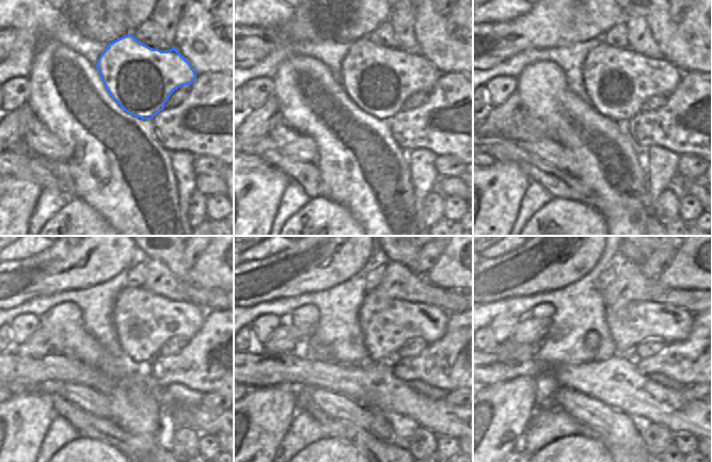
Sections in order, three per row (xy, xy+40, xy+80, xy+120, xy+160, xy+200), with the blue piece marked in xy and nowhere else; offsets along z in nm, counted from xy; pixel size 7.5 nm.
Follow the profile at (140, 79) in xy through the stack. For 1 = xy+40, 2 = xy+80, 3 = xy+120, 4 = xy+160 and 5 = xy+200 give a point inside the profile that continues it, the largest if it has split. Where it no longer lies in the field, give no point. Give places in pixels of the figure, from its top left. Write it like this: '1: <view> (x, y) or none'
1: xy+40 (379, 80)
2: xy+80 (617, 81)
3: xy+120 (144, 321)
4: xy+160 (385, 323)
5: xy+200 (630, 323)

